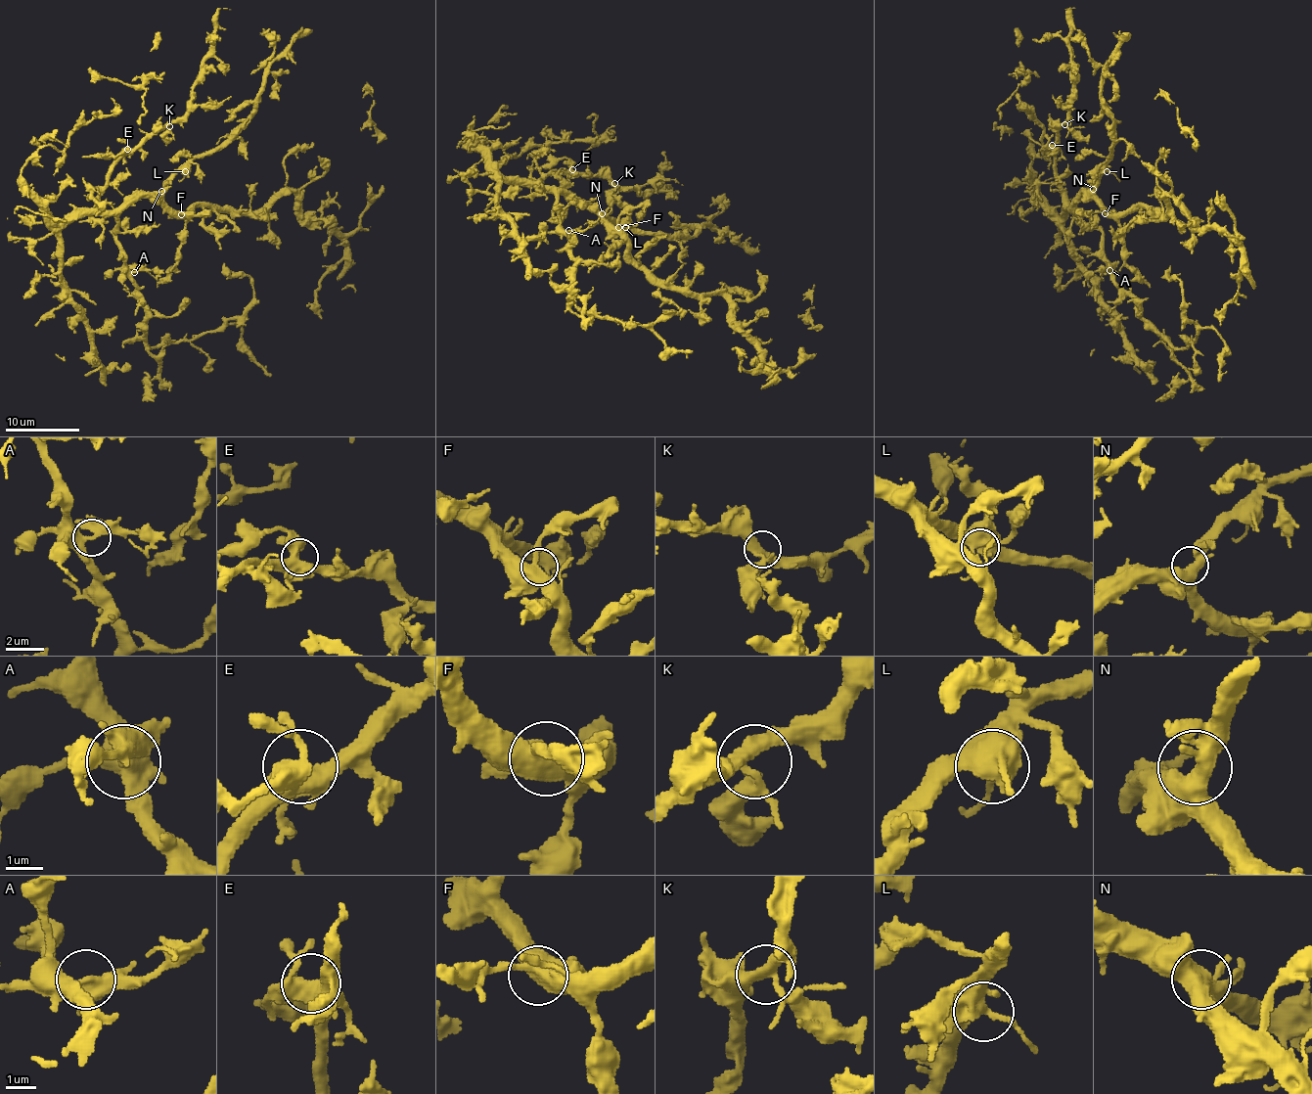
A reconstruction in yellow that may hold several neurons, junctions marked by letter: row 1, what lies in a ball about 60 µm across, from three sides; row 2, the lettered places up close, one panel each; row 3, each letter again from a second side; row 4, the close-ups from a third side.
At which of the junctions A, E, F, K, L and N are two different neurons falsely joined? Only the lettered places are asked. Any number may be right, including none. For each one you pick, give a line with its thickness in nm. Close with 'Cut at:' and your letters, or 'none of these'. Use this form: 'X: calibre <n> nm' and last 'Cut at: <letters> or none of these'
Cut at: none of these

